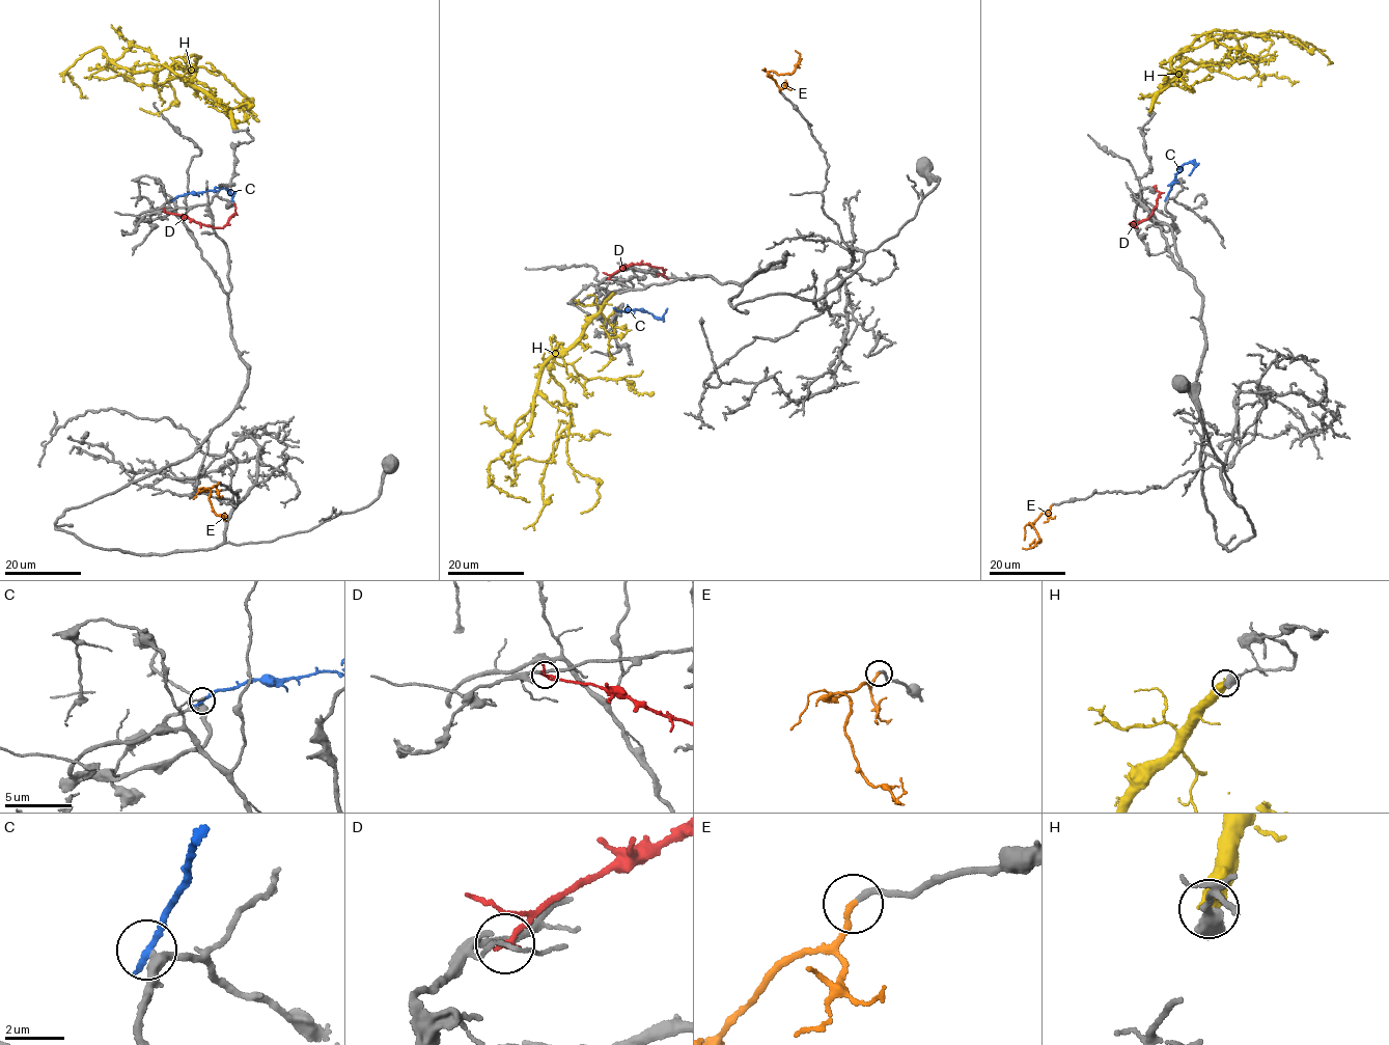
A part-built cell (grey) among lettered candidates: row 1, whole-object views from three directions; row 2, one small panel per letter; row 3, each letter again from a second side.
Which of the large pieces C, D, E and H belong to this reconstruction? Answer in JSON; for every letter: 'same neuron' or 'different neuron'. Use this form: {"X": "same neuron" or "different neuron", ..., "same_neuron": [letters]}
{"C": "different neuron", "D": "different neuron", "E": "same neuron", "H": "different neuron", "same_neuron": ["E"]}

